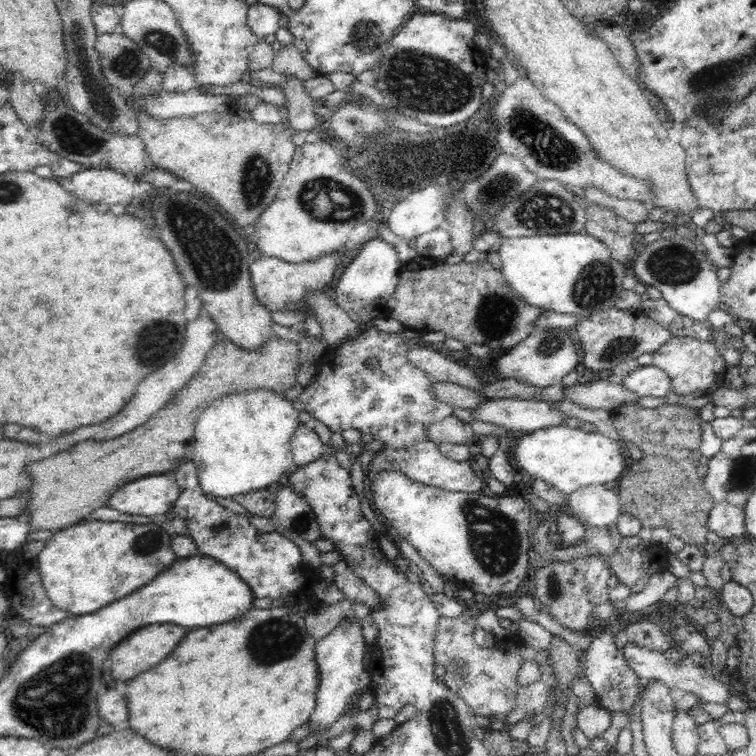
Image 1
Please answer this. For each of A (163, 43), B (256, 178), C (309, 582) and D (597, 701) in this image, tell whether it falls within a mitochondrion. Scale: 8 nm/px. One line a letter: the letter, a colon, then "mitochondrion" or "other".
A: mitochondrion
B: mitochondrion
C: other
D: other

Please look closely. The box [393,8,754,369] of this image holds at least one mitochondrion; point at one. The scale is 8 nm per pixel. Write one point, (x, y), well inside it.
(551, 150)

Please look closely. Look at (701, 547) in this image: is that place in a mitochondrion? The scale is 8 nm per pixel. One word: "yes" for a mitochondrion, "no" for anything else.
no

